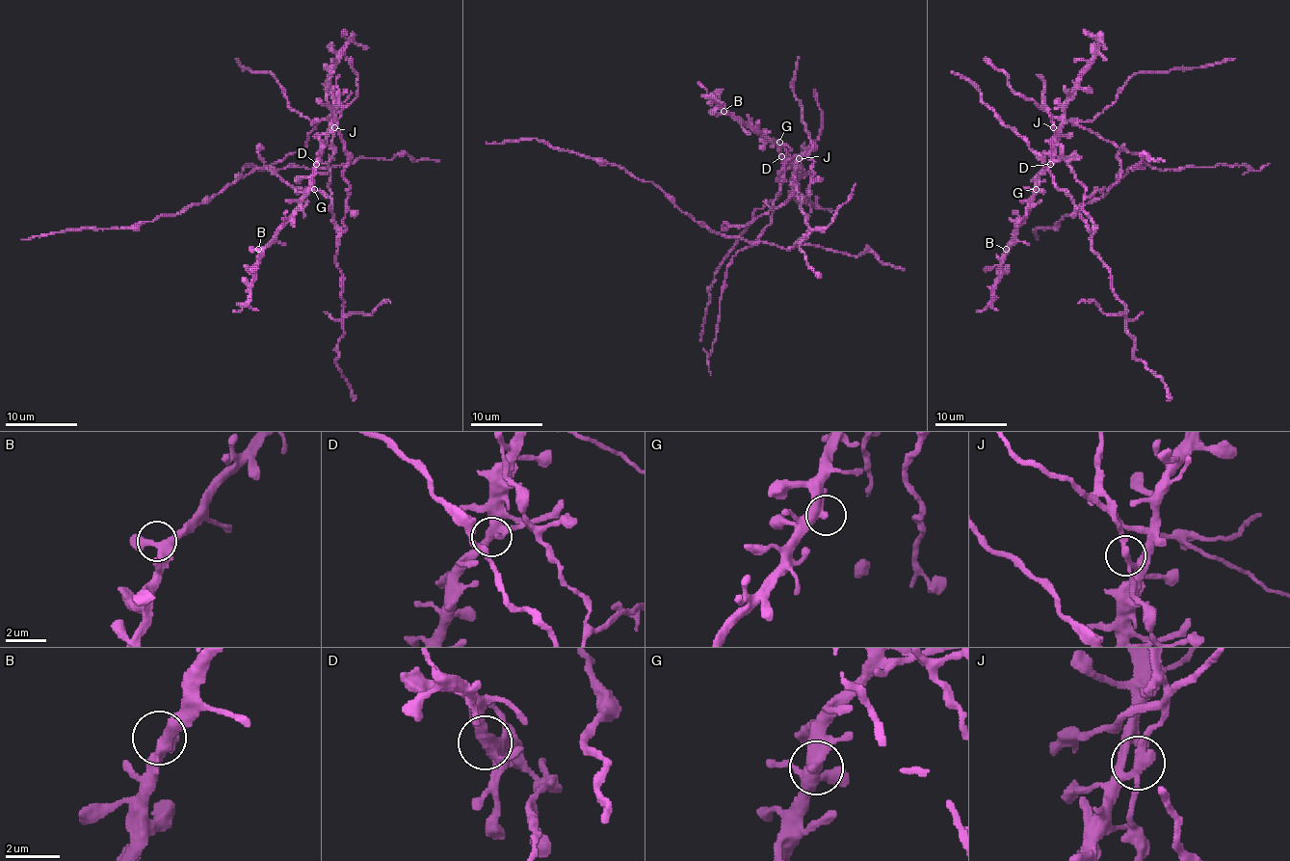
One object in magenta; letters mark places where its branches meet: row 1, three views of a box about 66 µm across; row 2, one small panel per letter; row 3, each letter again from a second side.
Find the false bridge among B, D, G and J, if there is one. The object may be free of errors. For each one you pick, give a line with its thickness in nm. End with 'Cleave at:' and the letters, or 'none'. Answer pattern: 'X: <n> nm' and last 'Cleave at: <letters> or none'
J: 280 nm
Cleave at: J

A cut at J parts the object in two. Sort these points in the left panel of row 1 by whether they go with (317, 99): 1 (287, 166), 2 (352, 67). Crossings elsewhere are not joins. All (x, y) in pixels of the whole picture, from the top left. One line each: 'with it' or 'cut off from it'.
1: with it
2: cut off from it

